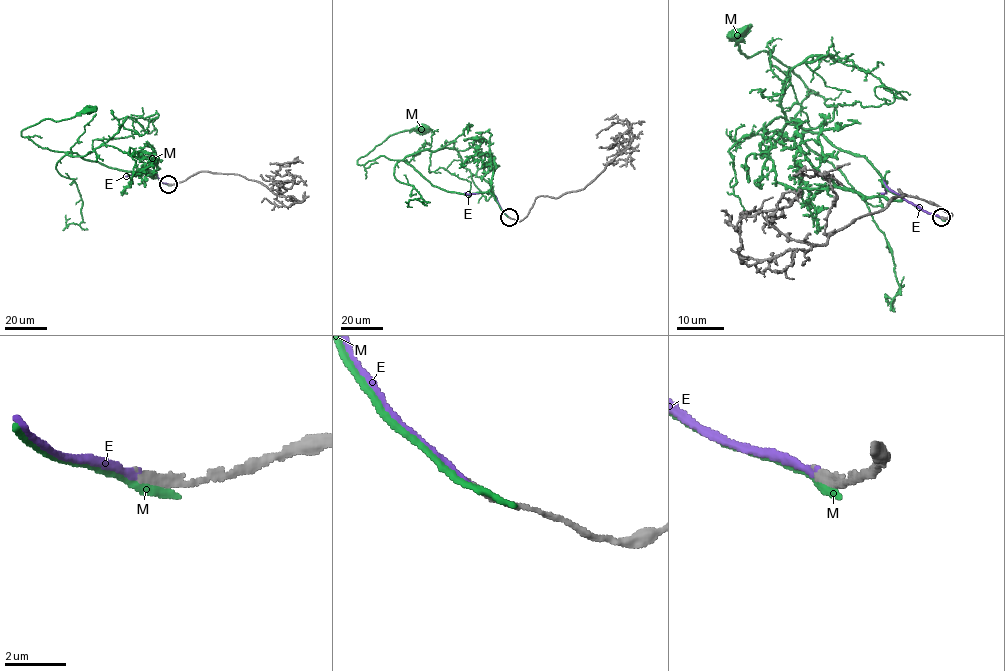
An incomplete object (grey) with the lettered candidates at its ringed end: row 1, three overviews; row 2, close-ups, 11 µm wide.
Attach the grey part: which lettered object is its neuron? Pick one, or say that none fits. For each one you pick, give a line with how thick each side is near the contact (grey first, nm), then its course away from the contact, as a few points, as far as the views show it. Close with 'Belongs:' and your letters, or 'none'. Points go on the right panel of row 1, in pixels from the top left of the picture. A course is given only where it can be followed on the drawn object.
E: 280 nm thick on the grey side, 200 nm on the other; it runs (941, 217), (929, 214), (911, 203), (883, 181), (885, 193), (881, 193)
Belongs: E

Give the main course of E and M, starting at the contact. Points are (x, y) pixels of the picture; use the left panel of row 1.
E: (168, 184), (163, 183), (150, 170), (125, 176)
M: (169, 184), (151, 171), (108, 167), (76, 153), (42, 148), (21, 135), (42, 120), (58, 121), (87, 110)

